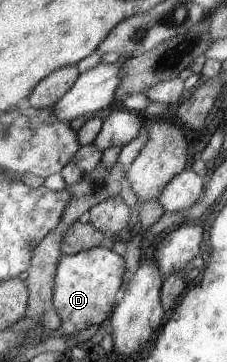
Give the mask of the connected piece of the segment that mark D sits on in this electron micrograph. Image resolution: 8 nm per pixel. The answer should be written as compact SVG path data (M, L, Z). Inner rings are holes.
M97 246L74 255L64 255L57 266L54 309L61 317L59 328L67 335L73 335L94 325L101 325L117 303L121 289L121 277L125 273L123 257L107 246Z

